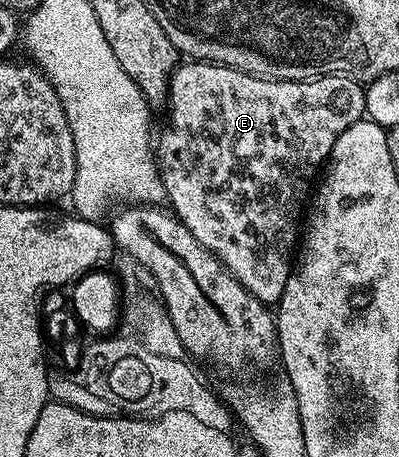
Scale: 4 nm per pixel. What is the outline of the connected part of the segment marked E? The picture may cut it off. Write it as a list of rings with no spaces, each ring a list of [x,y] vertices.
[[[183,61],[176,66],[174,73],[171,75],[171,84],[167,86],[167,102],[165,104],[165,112],[167,111],[167,124],[163,127],[163,132],[158,132],[157,138],[153,143],[155,153],[155,163],[159,166],[159,176],[163,182],[163,193],[166,202],[169,204],[170,210],[175,218],[180,219],[185,225],[185,229],[189,229],[189,233],[193,233],[193,237],[197,237],[197,241],[201,241],[201,245],[205,245],[205,249],[209,249],[209,253],[213,253],[223,263],[223,268],[230,273],[249,292],[253,297],[257,297],[262,303],[268,305],[278,304],[279,298],[285,293],[285,285],[289,281],[293,270],[293,256],[297,251],[297,244],[301,239],[301,220],[305,215],[305,204],[308,202],[309,196],[313,191],[313,184],[316,182],[317,176],[320,174],[321,168],[331,157],[331,150],[337,141],[337,137],[341,137],[341,133],[345,133],[345,129],[349,129],[349,125],[353,125],[358,119],[364,118],[367,106],[365,105],[365,97],[363,92],[364,84],[358,79],[352,79],[349,75],[321,75],[317,79],[264,79],[262,75],[250,75],[244,71],[238,71],[235,67],[224,67],[222,63],[208,63],[206,61]]]

